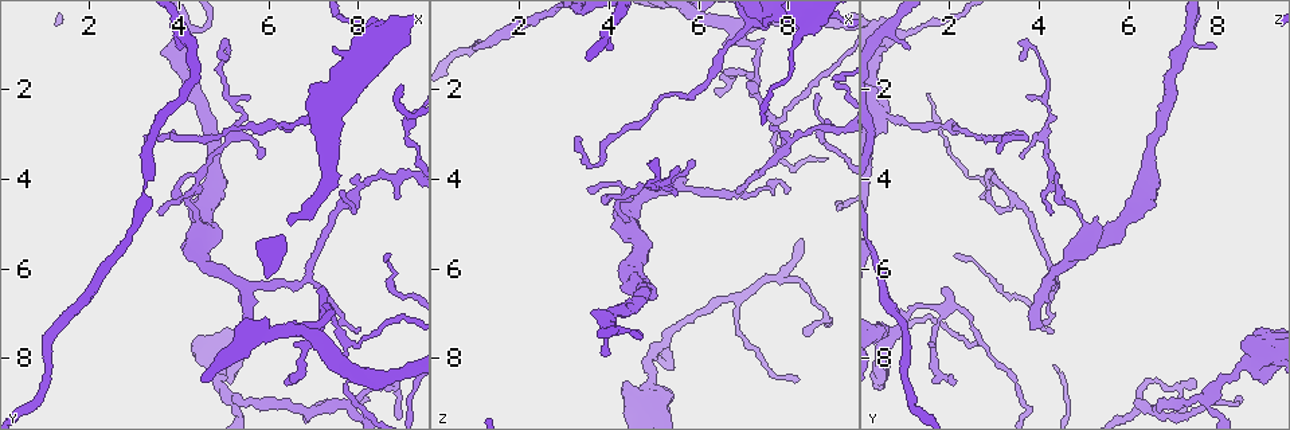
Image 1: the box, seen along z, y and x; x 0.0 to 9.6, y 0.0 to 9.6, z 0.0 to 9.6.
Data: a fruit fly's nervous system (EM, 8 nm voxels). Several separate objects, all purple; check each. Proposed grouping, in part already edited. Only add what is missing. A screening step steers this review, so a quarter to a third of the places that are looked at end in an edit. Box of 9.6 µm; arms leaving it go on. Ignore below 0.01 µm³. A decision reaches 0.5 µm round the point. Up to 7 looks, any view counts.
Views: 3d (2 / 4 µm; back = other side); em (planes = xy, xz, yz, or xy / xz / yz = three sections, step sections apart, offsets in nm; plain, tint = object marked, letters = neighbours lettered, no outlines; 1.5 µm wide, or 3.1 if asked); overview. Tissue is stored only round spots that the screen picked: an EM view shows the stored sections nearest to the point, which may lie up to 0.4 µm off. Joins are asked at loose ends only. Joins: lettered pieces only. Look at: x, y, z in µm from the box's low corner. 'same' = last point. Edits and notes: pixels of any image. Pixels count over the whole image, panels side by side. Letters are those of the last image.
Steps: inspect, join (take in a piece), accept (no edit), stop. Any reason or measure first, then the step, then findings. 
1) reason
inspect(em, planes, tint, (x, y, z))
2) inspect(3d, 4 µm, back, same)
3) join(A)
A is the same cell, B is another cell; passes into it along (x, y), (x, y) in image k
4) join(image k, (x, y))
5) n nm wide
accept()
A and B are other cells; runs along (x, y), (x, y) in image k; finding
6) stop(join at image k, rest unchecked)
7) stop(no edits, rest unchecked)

long arm stops here
inspect(em, planes, plain, (8.25, 8.90, 8.55))

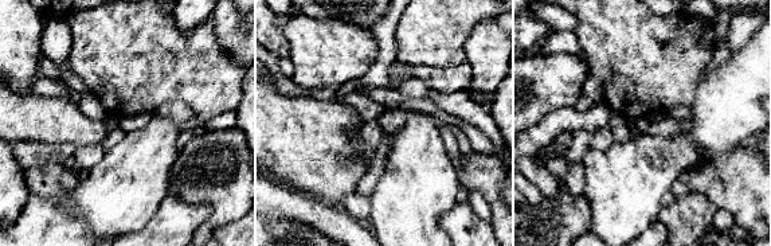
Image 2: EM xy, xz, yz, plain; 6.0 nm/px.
what lies round it
inspect(em, planes, letters, same)

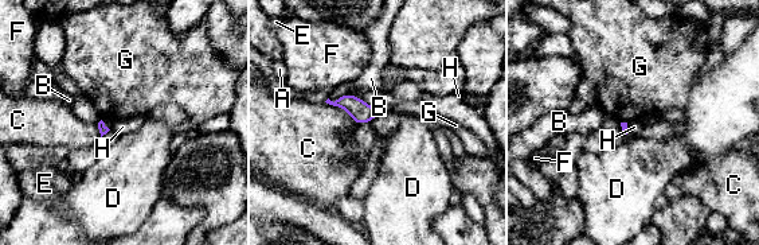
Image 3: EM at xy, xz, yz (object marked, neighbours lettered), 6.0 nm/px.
accept()
A, B, C, D, E, F, G and H are other cells; border along (379, 112), (370, 121) in image 3; none of them fits

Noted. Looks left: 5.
free end
inspect(em, xy, step 4, letters, (5.45, 7.40, 3.80))

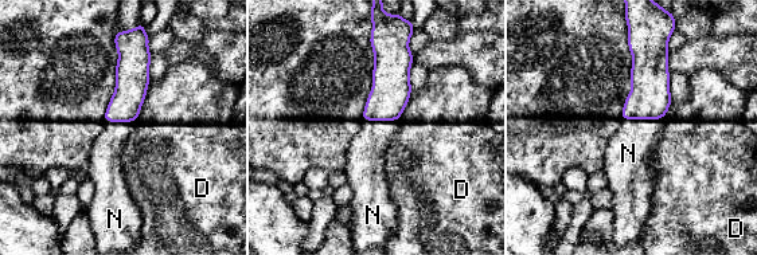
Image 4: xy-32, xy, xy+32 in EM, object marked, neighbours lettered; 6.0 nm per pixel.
N touches over 260 nm
join(N)
N is the same cell, D is another cell; it goes on there

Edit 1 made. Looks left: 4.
inspect(overview)

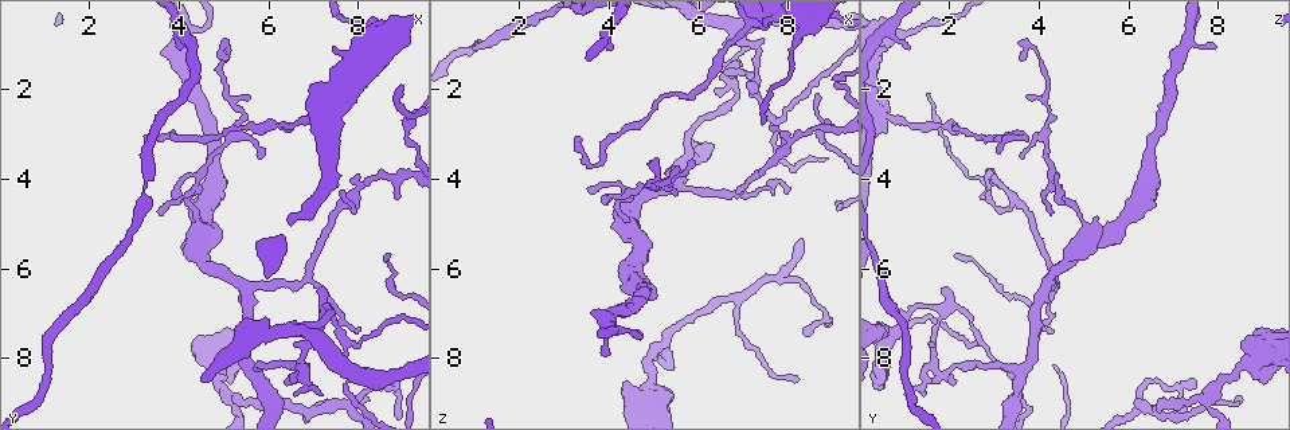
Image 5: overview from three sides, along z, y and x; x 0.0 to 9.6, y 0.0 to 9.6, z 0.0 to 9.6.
inspect(em, xz, step 4, letters, (4.00, 1.15, 1.10))

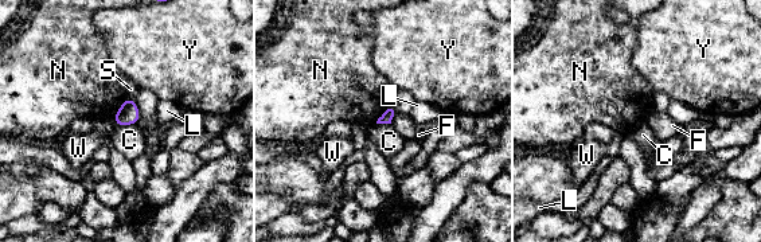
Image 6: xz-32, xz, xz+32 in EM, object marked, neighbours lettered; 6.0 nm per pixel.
accept()
C, F, L, N, S, W and Y are other cells; border along (127, 97), (113, 117) in image 6; no lettered piece goes on from it

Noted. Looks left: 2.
stop(join at image 4, rest unchecked)

